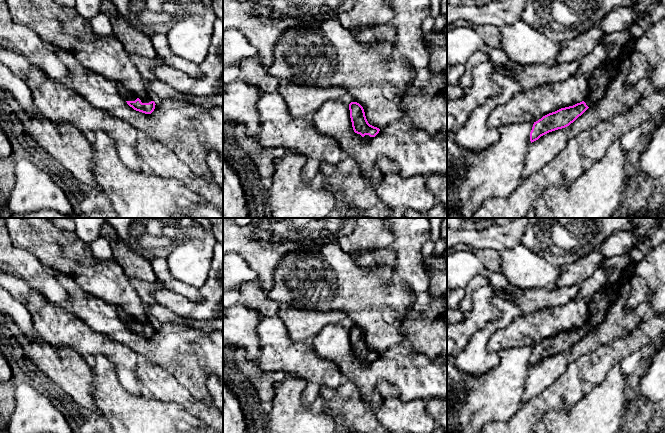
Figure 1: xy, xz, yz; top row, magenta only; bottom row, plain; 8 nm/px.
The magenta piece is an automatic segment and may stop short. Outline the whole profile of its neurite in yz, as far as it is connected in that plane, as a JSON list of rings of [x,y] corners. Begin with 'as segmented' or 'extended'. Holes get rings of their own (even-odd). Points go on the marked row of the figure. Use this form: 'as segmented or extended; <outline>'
extended; [[[605,65],[599,66],[589,78],[591,88],[582,102],[561,108],[534,122],[530,132],[531,143],[549,132],[565,128],[573,123],[589,107],[593,106],[604,96],[613,78],[612,73],[607,70]]]

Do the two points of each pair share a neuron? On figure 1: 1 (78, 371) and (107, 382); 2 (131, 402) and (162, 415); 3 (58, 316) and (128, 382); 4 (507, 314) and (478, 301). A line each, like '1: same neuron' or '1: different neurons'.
1: different neurons
2: same neuron
3: same neuron
4: different neurons

